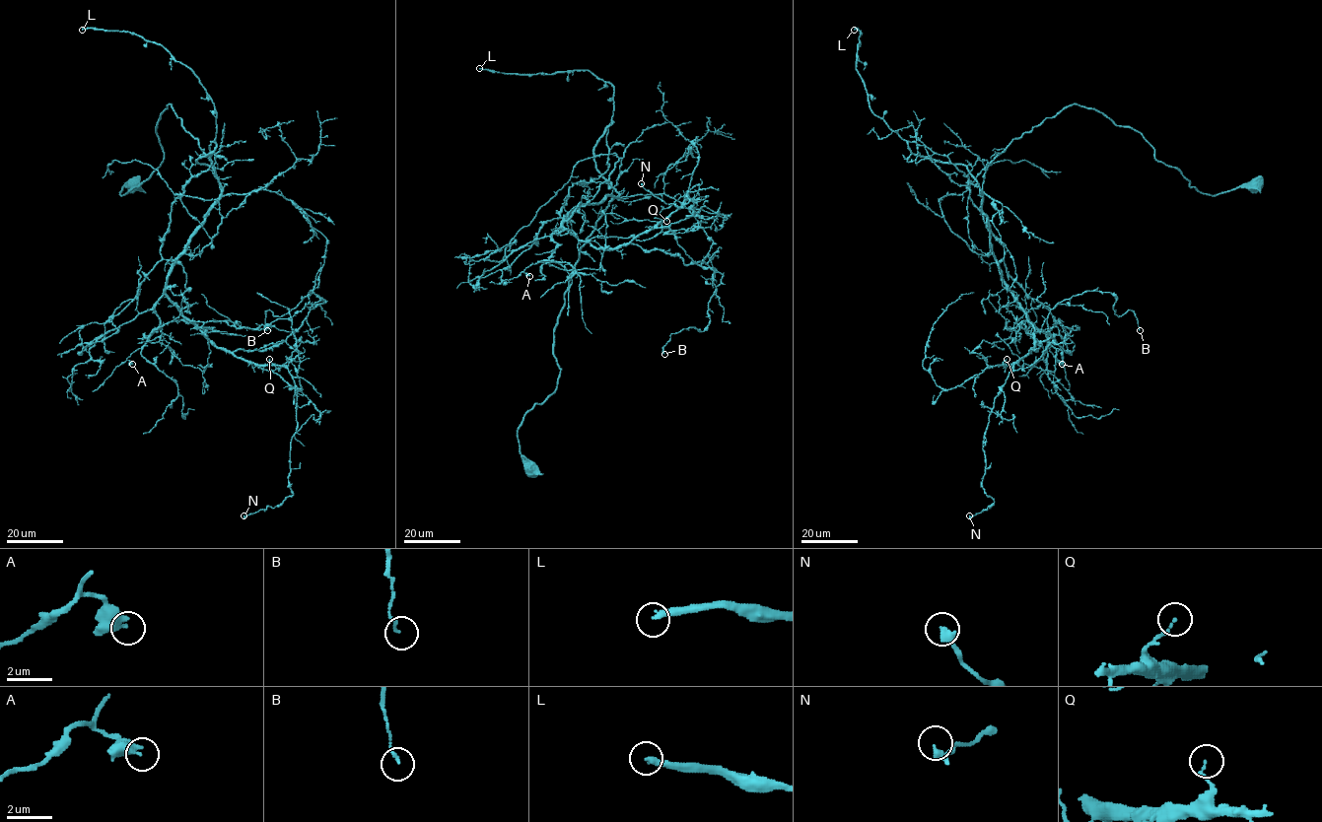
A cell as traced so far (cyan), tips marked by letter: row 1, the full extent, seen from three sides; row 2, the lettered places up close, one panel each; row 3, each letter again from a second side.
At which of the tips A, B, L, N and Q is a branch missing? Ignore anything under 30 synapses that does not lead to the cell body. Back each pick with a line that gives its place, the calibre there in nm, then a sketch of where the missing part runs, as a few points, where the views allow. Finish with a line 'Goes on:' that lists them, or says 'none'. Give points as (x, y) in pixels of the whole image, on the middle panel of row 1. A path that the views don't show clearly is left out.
L: Place: (479, 68). Thickness 240 nm
Goes on: L

